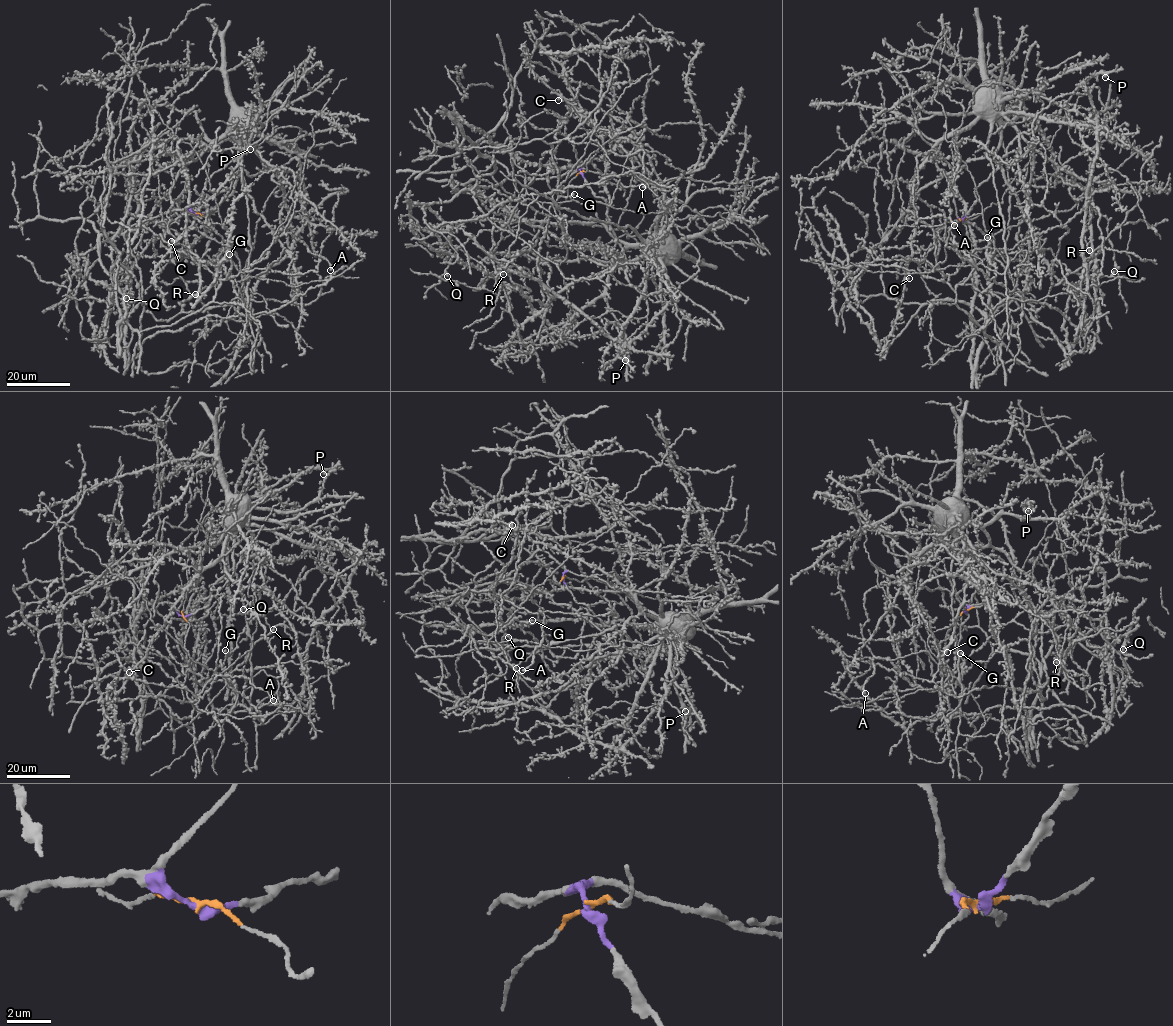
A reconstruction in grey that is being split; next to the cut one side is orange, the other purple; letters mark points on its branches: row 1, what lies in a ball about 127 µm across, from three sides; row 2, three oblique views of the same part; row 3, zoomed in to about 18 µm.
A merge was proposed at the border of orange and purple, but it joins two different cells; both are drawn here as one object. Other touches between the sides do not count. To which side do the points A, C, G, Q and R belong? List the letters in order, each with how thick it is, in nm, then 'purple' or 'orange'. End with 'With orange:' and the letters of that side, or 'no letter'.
A: calibre 440 nm; purple
C: calibre 360 nm; orange
G: calibre 440 nm; purple
Q: calibre 360 nm; purple
R: calibre 400 nm; purple
With orange: C

